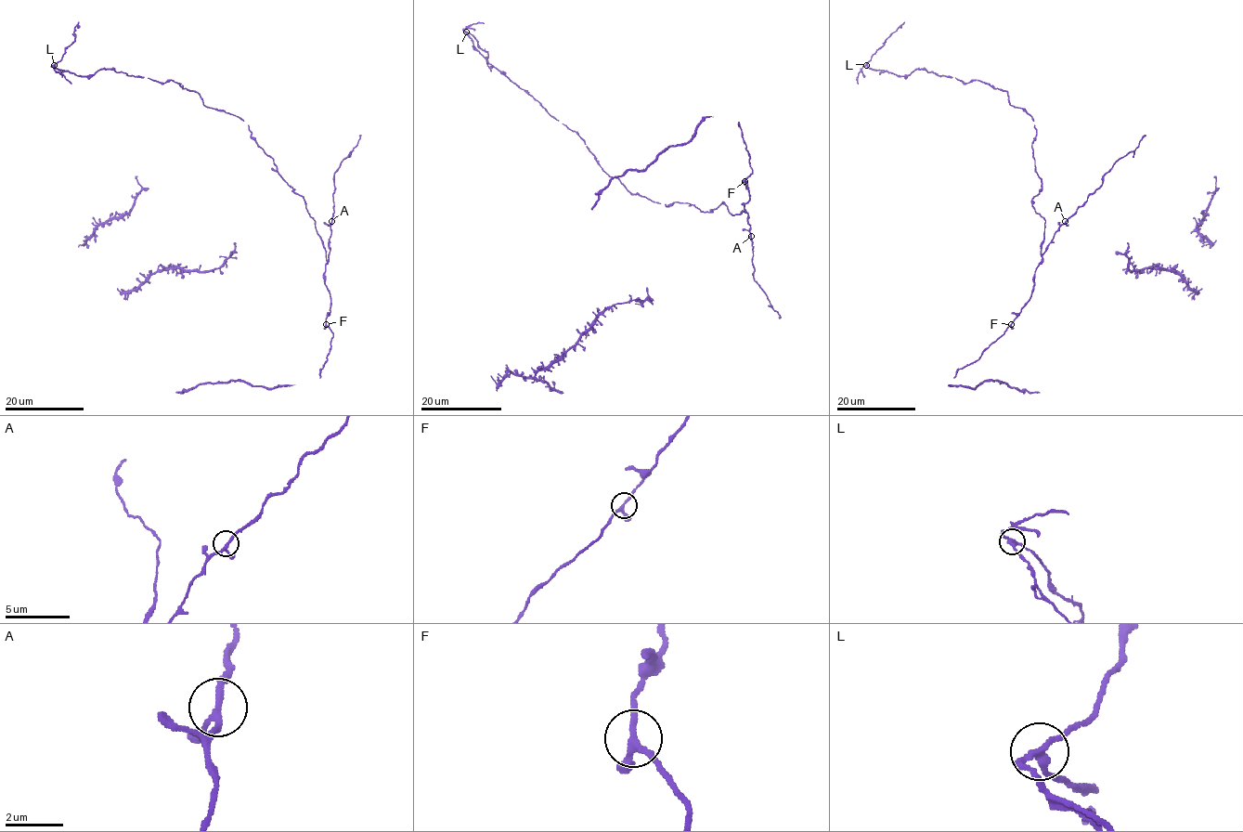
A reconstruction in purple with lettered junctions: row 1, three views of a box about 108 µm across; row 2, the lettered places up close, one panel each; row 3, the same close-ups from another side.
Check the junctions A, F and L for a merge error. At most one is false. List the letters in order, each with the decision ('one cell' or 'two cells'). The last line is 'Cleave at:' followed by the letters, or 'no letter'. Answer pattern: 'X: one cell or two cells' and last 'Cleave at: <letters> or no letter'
A: one cell
F: one cell
L: two cells
Cleave at: L

